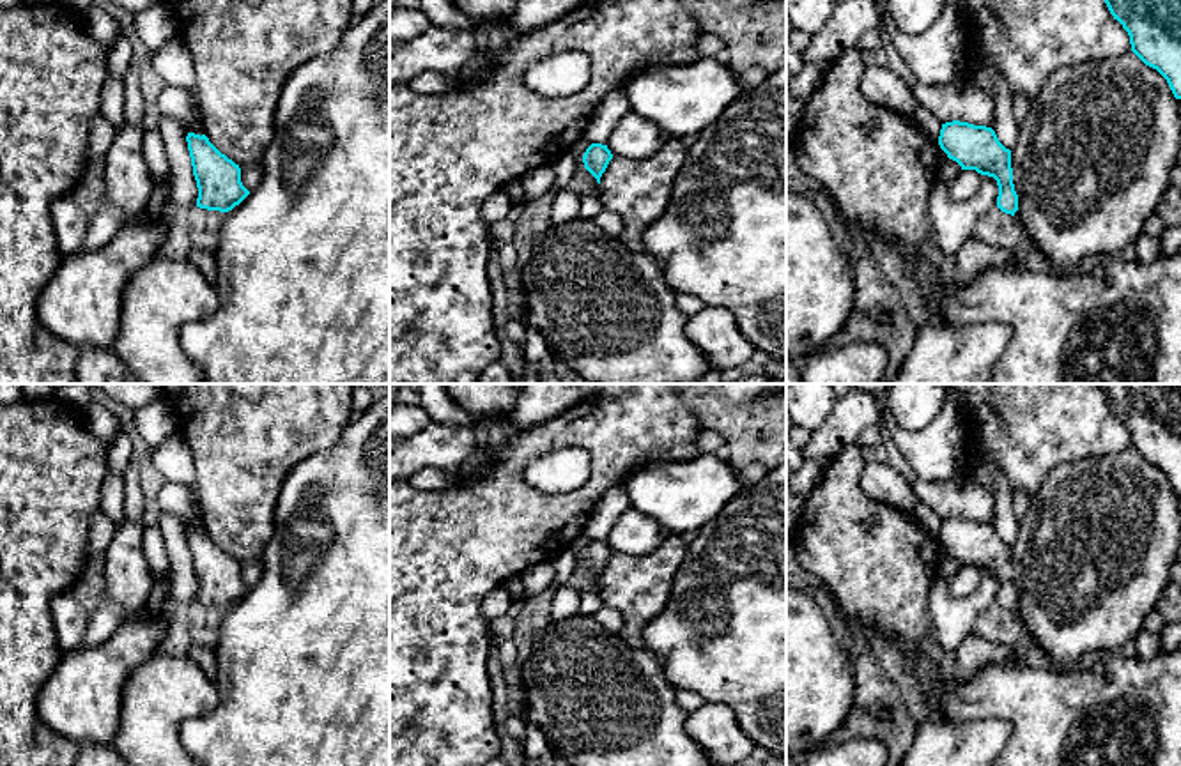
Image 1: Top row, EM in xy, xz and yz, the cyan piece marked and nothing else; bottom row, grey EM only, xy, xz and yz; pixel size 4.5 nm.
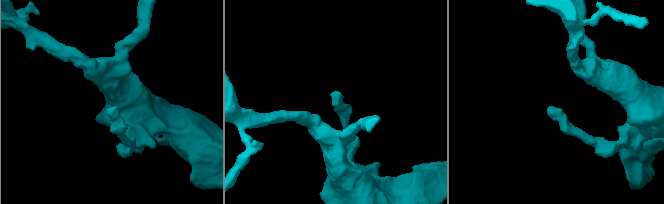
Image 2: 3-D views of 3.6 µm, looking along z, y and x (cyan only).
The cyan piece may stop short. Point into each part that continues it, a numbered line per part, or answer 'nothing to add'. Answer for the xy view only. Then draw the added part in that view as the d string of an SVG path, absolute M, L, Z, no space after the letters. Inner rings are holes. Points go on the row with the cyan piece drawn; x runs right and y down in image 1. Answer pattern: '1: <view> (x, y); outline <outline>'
nothing to add

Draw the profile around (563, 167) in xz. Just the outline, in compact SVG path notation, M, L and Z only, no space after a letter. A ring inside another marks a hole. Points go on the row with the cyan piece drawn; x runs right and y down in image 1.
M565 154L554 159L551 165L556 173L556 188L565 189L574 179L575 159L570 154Z

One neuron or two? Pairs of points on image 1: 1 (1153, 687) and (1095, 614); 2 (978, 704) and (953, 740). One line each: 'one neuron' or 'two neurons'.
1: two neurons
2: two neurons

